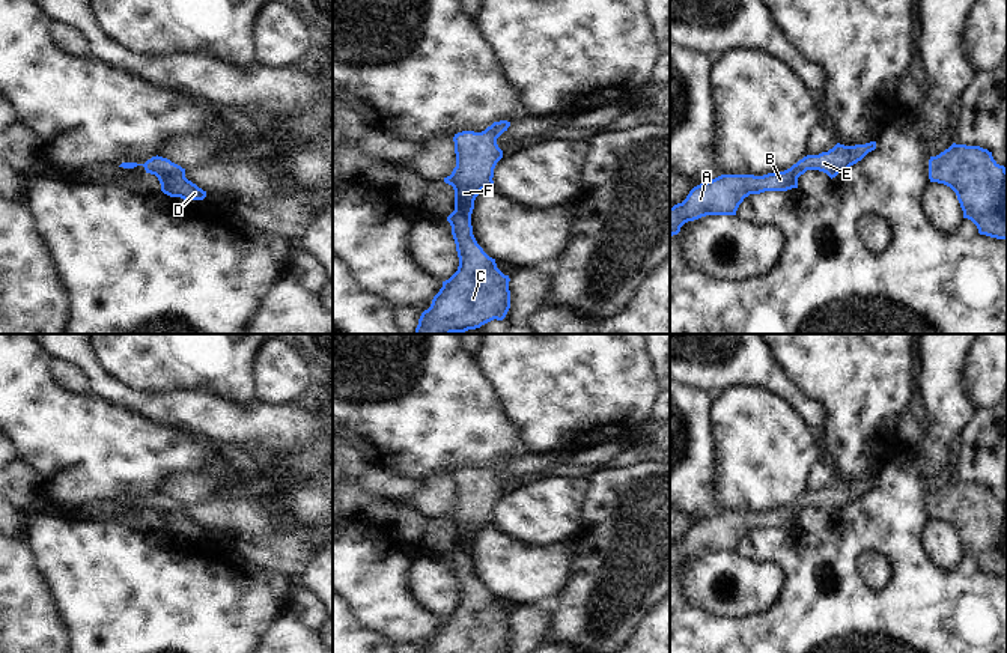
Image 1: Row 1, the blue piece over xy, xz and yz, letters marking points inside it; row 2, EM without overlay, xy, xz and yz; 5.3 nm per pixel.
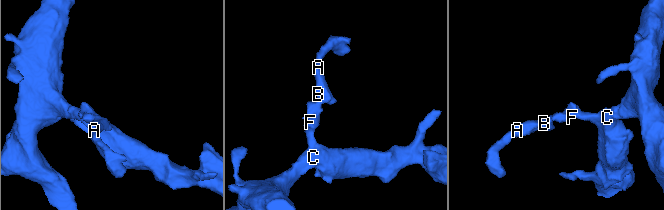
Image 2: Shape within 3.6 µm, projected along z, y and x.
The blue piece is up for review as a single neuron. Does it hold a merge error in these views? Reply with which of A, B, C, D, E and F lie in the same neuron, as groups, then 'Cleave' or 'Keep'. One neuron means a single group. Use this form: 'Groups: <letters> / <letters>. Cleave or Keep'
Groups: A B C D E F. Keep

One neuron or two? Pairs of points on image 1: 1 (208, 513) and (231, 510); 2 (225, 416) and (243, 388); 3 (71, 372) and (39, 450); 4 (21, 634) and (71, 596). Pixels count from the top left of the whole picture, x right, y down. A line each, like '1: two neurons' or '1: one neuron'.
1: one neuron
2: two neurons
3: two neurons
4: two neurons

